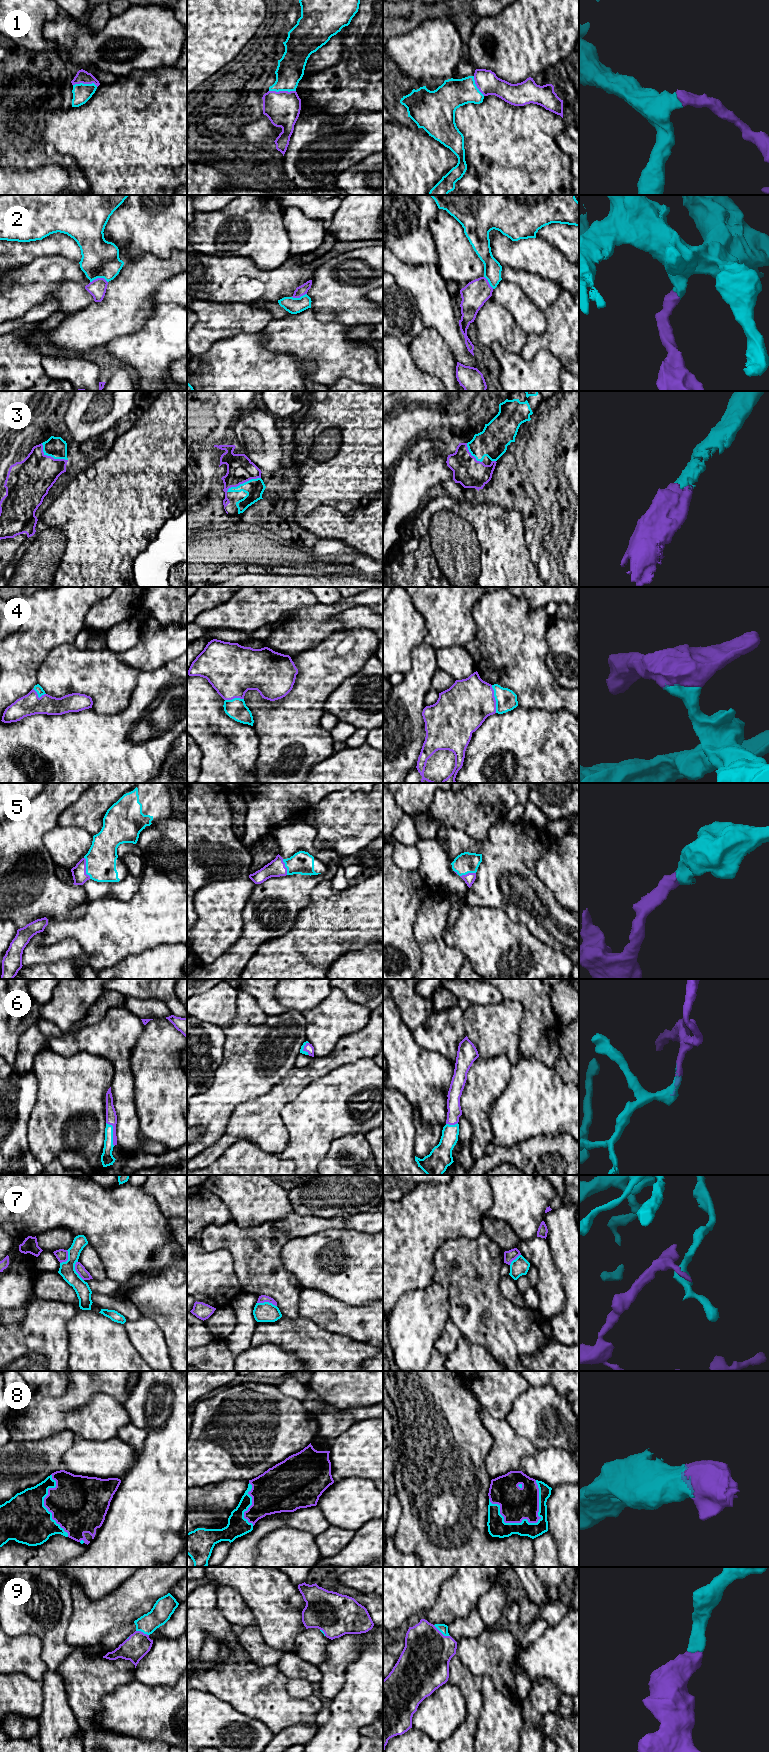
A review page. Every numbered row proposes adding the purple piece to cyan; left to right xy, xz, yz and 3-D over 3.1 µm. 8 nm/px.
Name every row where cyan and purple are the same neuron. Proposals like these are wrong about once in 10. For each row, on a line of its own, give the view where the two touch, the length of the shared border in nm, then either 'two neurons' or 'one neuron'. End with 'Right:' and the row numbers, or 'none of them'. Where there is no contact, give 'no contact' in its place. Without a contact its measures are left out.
1: meets cyan in xz; contact 220 nm long; one neuron
2: meets cyan in xy; contact 140 nm long; one neuron
3: meets cyan in xy; contact 260 nm long; one neuron
4: meets cyan in yz; contact 220 nm long; one neuron
5: meets cyan in xy; contact 180 nm long; one neuron
6: meets cyan in xy; contact 200 nm long; one neuron
7: meets cyan in xy; contact 170 nm long; two neurons
8: meets cyan in yz; contact 460 nm long; one neuron
9: meets cyan in yz; contact 160 nm long; one neuron
Right: 1, 2, 3, 4, 5, 6, 8, 9

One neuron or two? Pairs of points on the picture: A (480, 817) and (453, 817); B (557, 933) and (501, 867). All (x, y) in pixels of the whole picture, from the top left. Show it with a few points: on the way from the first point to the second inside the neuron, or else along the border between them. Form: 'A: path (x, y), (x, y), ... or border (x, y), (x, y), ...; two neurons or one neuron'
A: path (473, 817), (460, 817); one neuron
B: path (544, 917), (510, 883); one neuron

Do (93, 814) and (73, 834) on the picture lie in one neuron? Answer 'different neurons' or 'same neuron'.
different neurons

